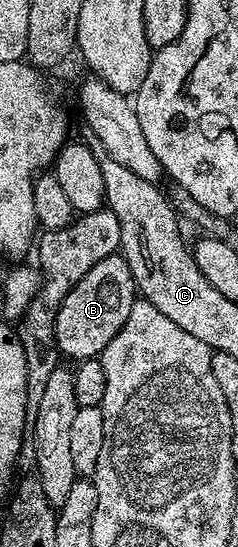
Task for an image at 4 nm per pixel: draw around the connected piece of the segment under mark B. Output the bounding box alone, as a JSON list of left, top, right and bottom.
[56,253,138,361]

